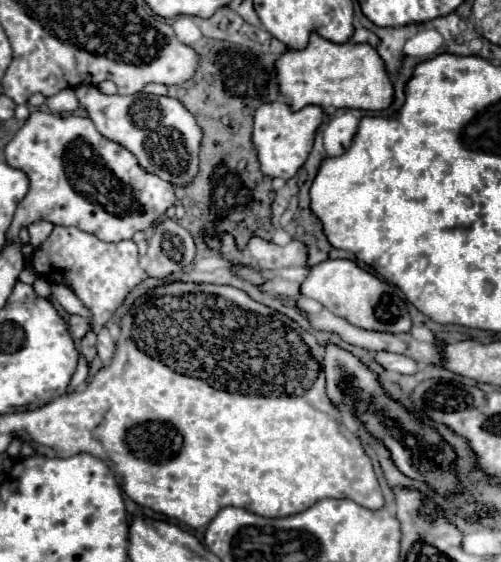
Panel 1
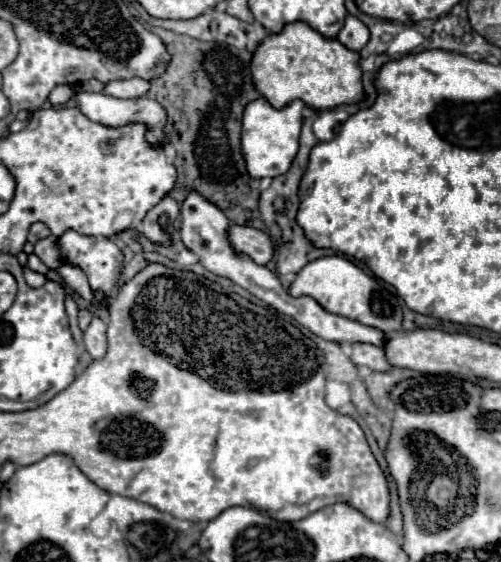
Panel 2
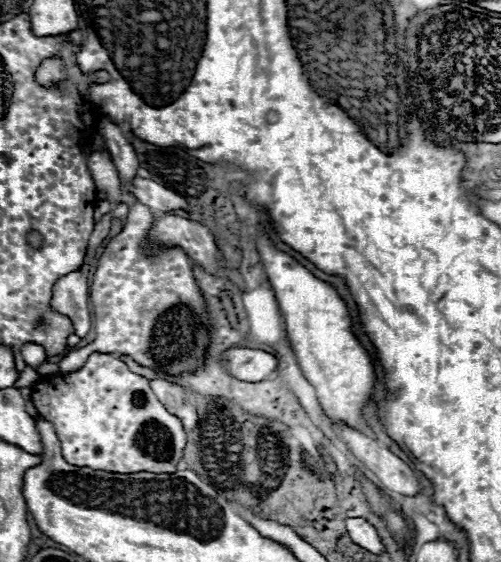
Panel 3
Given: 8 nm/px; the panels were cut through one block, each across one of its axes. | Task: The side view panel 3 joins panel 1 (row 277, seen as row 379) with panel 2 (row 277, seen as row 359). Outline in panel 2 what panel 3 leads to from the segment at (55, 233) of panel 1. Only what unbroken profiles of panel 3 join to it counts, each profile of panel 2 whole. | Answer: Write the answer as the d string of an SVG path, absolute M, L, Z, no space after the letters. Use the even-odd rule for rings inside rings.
M68 230L58 238L58 248L62 262L86 272L92 290L102 290L106 298L114 296L122 268L122 252L116 242L104 236L82 236Z

